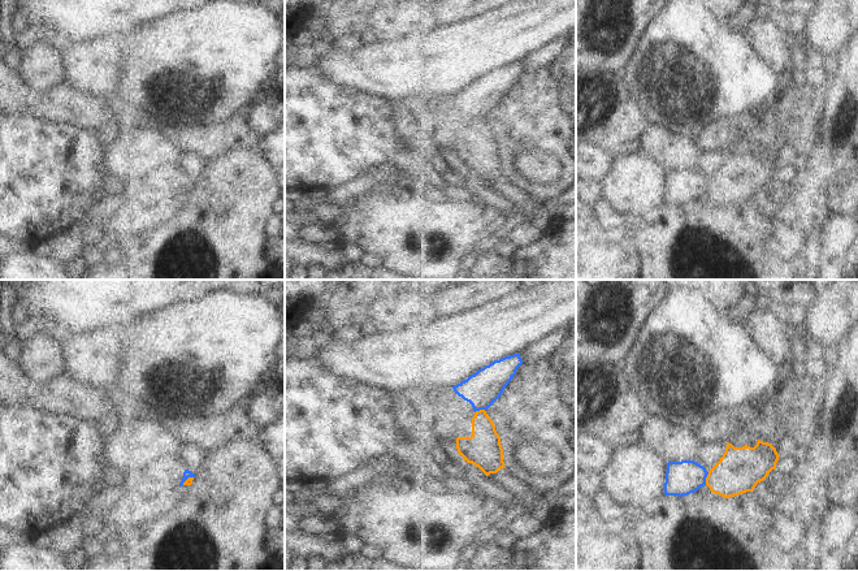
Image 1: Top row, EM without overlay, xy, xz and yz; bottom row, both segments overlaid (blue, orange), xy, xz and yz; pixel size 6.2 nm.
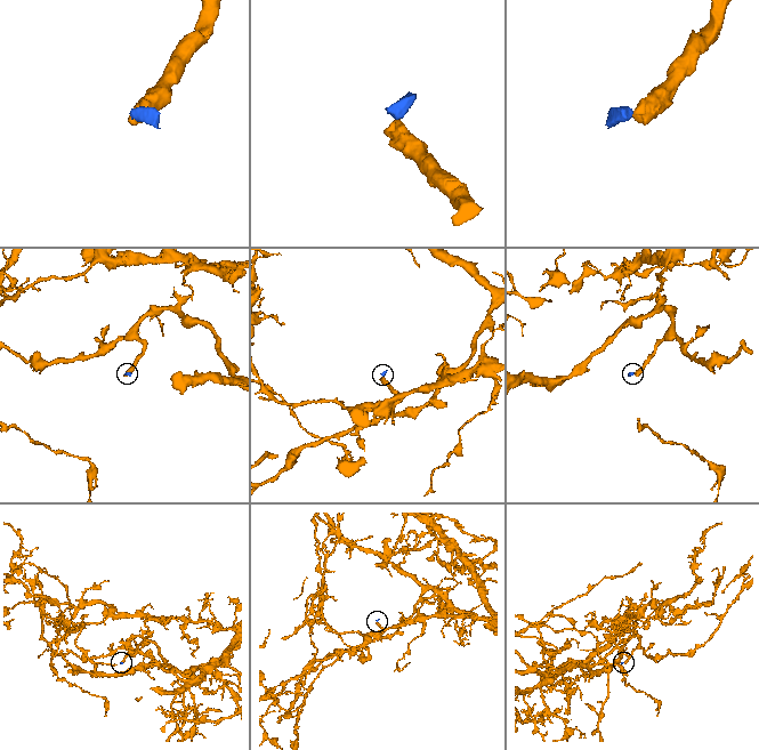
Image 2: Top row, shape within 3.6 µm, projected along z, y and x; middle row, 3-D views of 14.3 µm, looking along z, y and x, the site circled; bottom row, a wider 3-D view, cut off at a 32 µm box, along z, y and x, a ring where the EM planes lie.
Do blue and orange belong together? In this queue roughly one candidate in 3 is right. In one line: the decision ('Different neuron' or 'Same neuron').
Different neuron

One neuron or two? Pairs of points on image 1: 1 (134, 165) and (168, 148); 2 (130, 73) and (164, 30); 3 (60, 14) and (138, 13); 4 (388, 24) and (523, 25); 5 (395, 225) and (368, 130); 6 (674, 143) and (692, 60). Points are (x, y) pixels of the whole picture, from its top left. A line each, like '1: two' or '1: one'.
1: one
2: one
3: one
4: two
5: two
6: two

